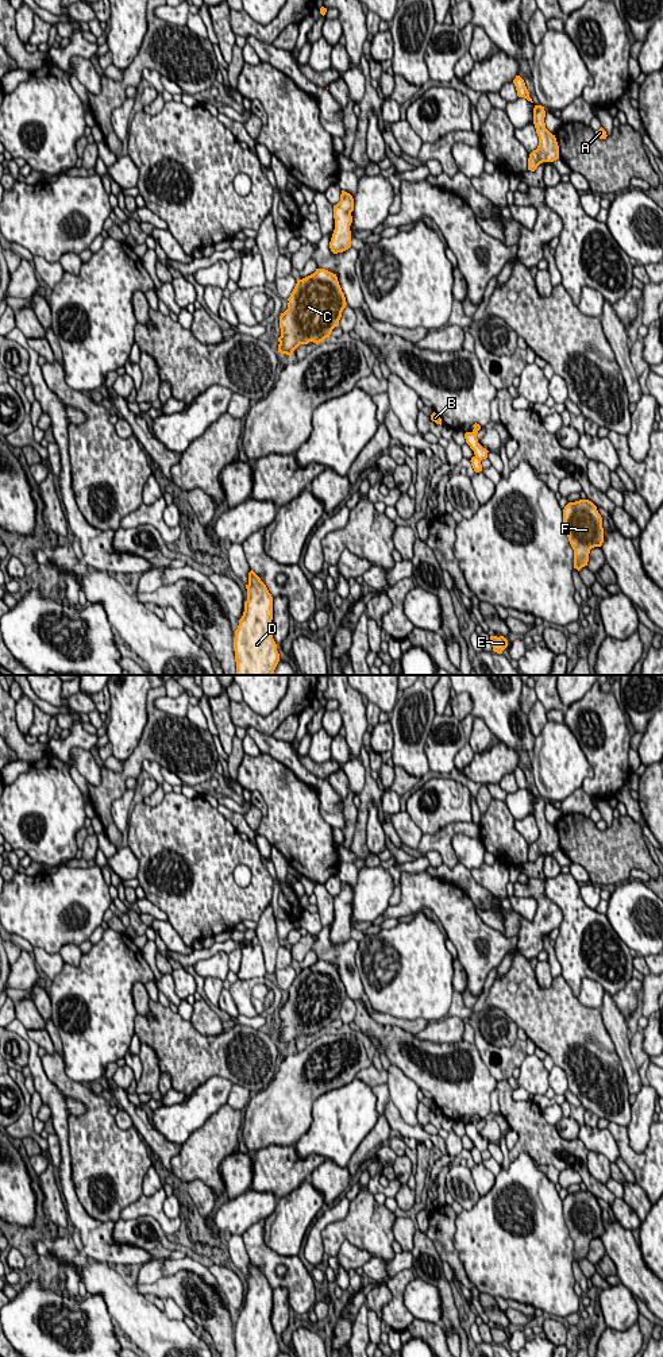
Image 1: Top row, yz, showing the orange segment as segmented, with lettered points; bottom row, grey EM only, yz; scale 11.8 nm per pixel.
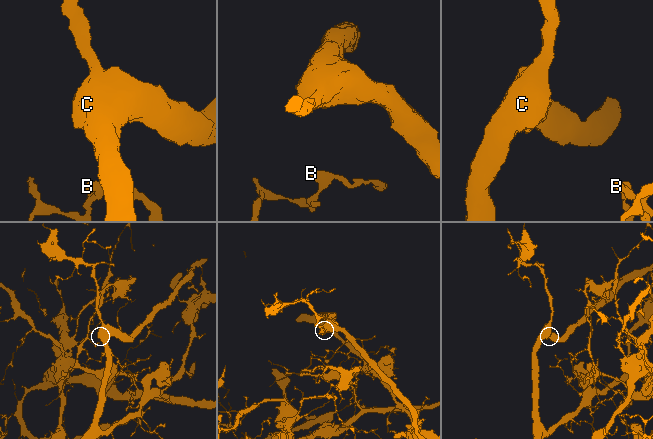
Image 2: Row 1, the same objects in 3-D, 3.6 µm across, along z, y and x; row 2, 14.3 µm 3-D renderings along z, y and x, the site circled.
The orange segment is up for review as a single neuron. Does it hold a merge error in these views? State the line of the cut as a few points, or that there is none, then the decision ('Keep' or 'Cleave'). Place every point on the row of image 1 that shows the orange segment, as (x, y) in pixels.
Split along yz (475, 455), (480, 461). Cleave

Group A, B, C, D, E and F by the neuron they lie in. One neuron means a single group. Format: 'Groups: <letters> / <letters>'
Groups: A B C D / E F

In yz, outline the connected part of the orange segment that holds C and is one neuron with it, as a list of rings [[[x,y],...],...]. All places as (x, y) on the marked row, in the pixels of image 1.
[[[316,269],[313,274],[297,280],[288,301],[288,309],[280,316],[281,336],[278,338],[278,352],[290,358],[300,344],[308,344],[309,342],[317,344],[329,338],[332,329],[339,325],[342,312],[347,305],[336,274],[325,269]]]

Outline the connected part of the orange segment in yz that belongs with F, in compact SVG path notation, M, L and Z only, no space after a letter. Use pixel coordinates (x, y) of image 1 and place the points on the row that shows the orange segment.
M589 500L568 502L563 509L563 525L574 550L574 568L587 566L590 550L604 543L602 517Z

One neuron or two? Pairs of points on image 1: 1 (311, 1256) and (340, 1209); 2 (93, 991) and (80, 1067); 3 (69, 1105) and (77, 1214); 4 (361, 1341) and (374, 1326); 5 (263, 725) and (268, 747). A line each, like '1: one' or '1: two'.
1: one
2: one
3: one
4: two
5: two

